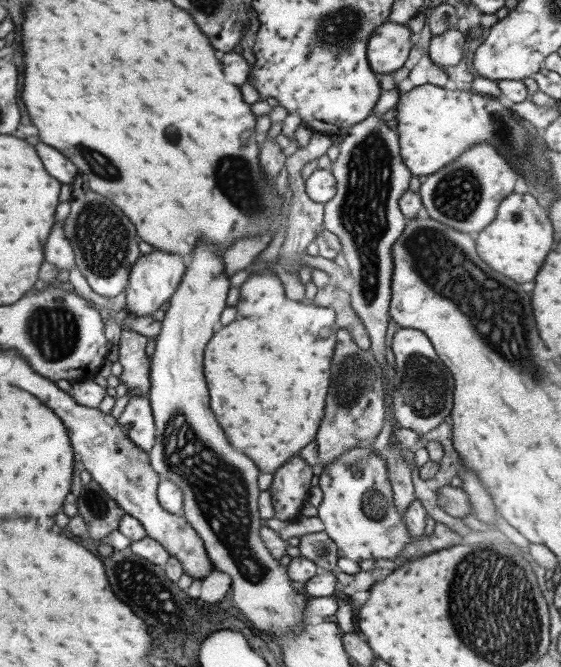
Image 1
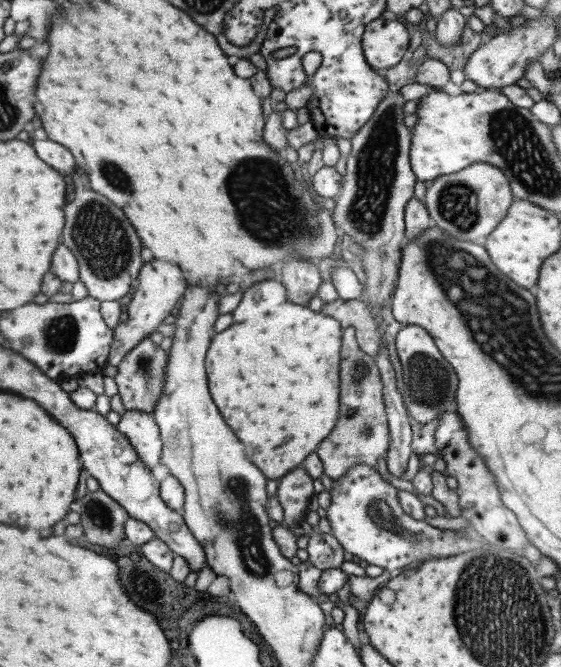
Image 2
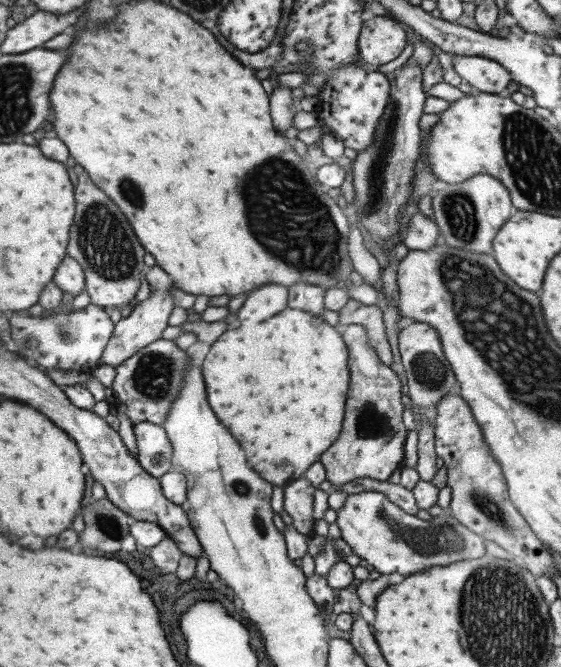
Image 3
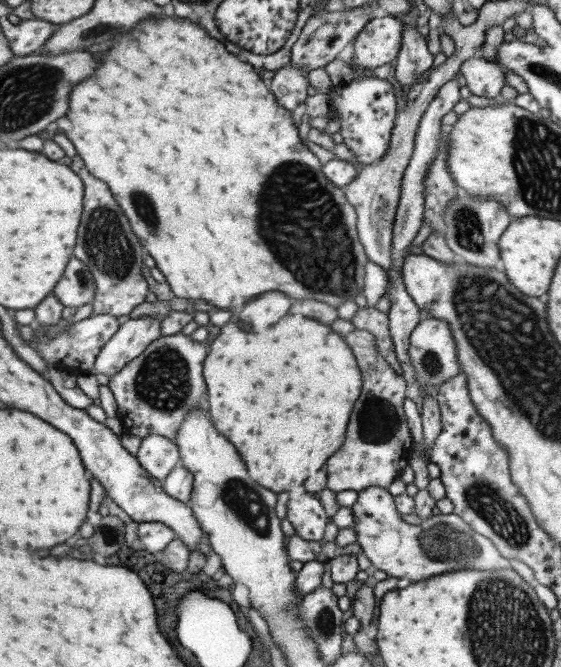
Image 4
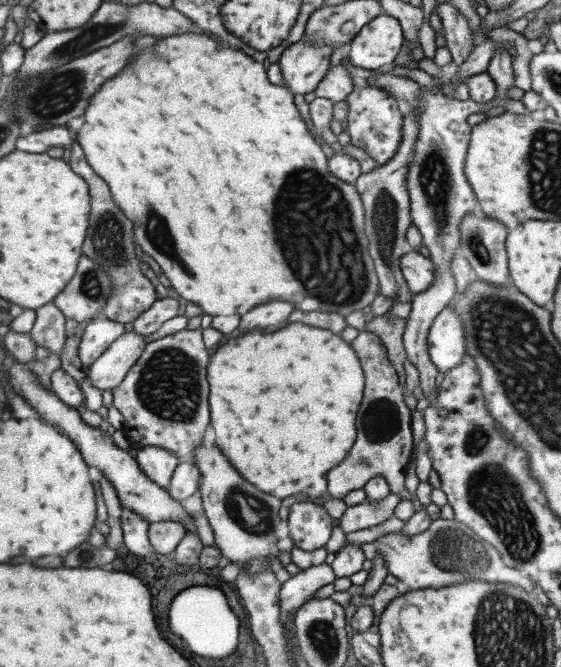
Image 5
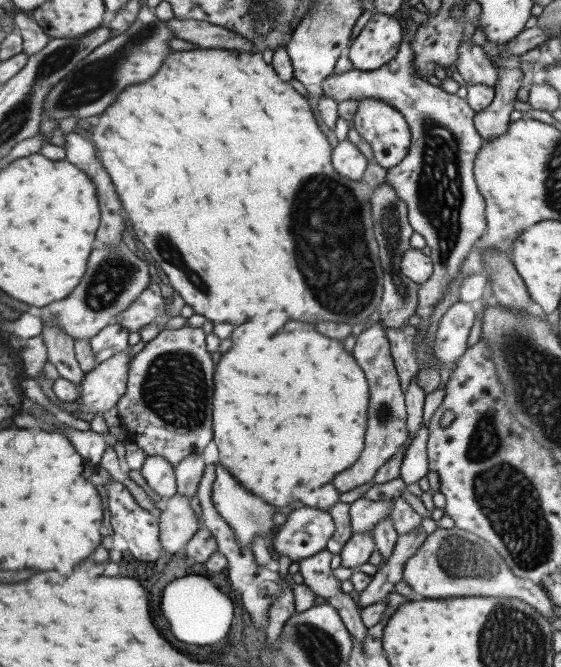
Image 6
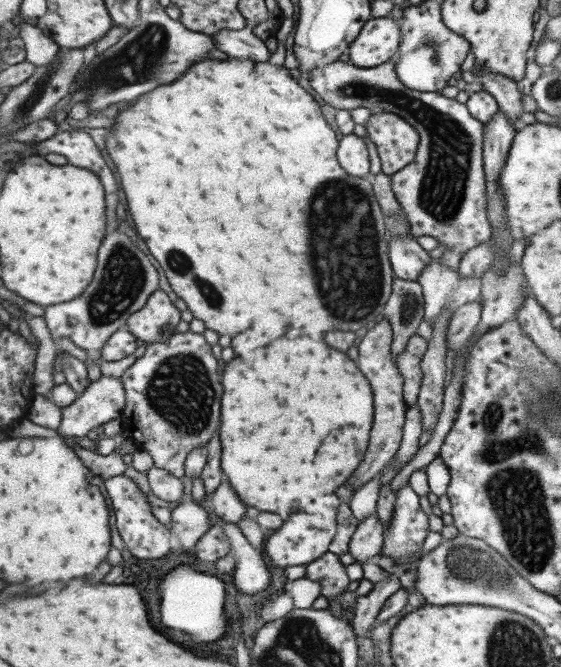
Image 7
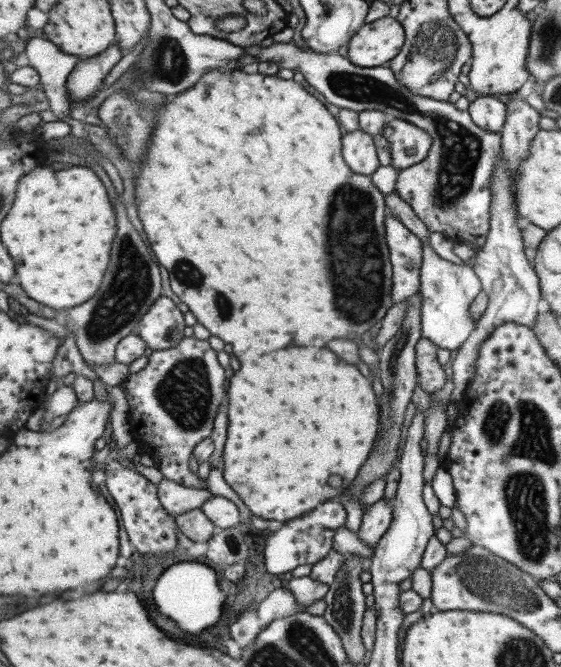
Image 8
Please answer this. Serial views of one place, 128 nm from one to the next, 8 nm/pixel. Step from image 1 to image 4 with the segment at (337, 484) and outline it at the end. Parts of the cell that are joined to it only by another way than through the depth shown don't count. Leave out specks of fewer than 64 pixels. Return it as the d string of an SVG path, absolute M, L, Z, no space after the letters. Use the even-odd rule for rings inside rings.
M373 485L358 491L351 511L353 511L353 520L355 520L351 526L356 534L355 543L361 547L361 552L369 560L371 568L385 572L387 576L398 579L401 584L427 580L427 578L433 578L437 574L453 572L453 570L461 570L466 567L473 570L511 569L509 561L498 553L493 542L481 534L473 533L469 526L456 514L431 515L421 521L419 525L411 525L401 520L393 498L386 488Z

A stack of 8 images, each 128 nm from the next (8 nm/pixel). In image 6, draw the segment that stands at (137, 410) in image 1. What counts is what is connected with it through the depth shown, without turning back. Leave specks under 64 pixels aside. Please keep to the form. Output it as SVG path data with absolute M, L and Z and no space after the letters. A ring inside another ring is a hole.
M145 456L139 469L145 484L161 497L170 497L175 492L174 470L171 464L161 456Z

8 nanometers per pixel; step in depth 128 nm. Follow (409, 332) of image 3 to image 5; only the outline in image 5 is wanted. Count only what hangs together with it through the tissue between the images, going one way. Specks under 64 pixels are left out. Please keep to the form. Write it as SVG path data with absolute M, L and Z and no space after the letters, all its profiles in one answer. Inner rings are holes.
M447 306L427 330L427 354L437 372L445 372L461 363L465 353L465 331L461 317Z

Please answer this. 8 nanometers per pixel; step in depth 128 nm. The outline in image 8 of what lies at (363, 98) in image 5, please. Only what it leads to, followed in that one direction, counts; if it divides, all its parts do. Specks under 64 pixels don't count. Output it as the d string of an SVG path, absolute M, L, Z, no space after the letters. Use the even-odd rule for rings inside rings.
M389 119L381 135L390 145L390 164L399 171L425 158L432 144L423 130L398 119Z

